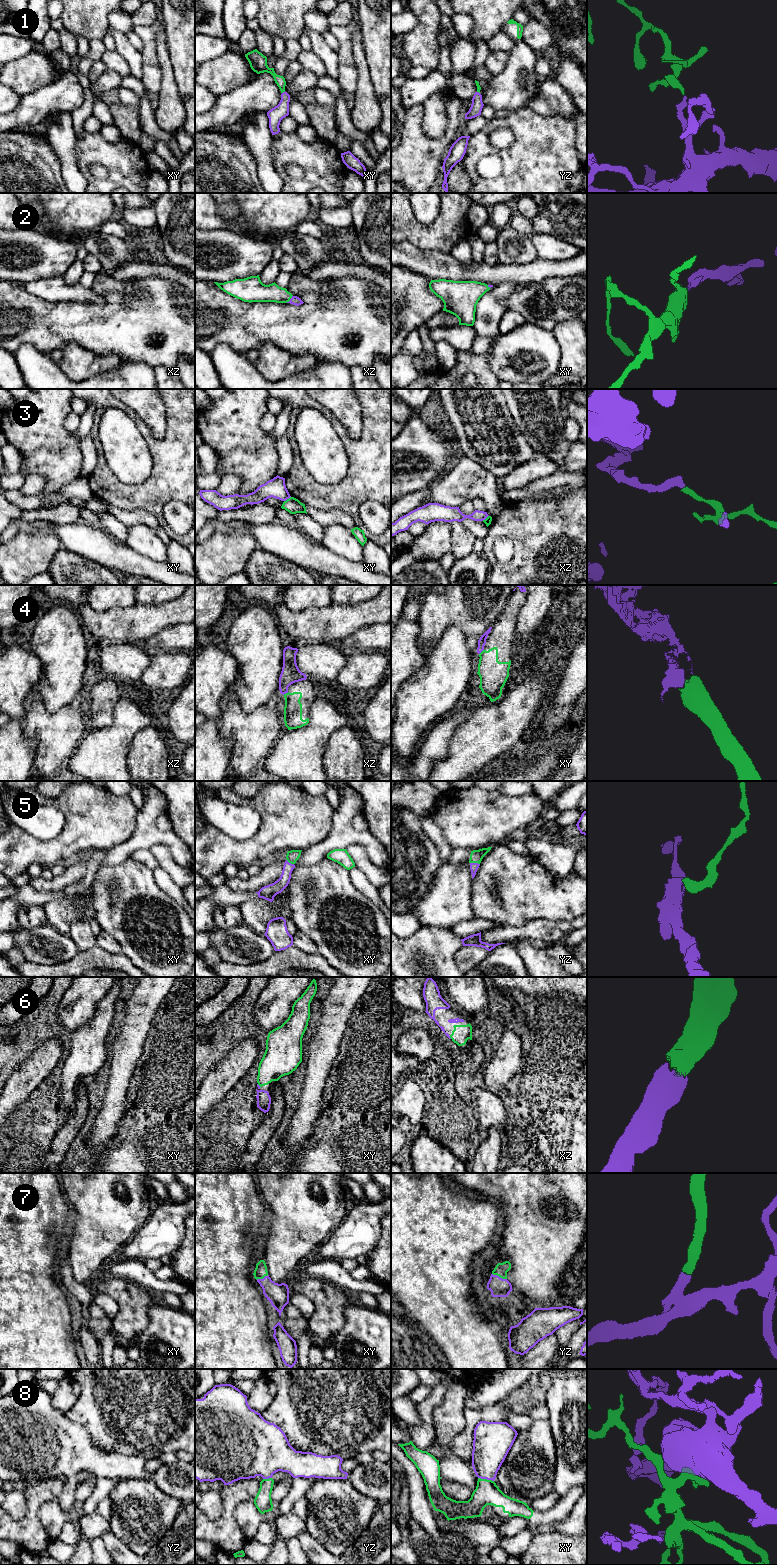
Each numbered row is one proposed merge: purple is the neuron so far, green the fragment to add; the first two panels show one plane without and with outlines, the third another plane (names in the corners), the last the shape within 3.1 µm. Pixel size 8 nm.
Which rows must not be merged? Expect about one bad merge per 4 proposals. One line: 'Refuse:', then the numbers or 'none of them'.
Refuse: 3

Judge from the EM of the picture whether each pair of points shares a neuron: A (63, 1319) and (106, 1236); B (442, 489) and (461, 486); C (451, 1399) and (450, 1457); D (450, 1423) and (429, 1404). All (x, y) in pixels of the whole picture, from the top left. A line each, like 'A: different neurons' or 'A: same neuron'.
A: different neurons
B: same neuron
C: same neuron
D: different neurons

